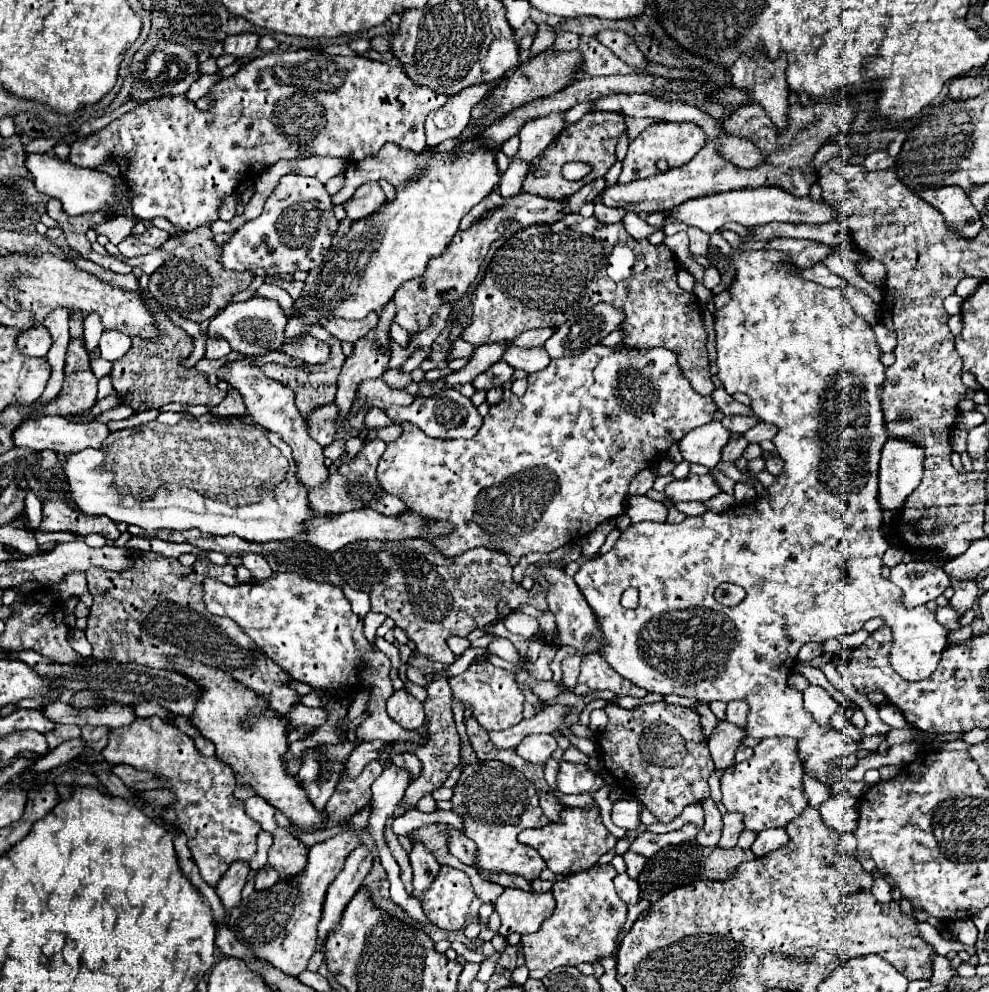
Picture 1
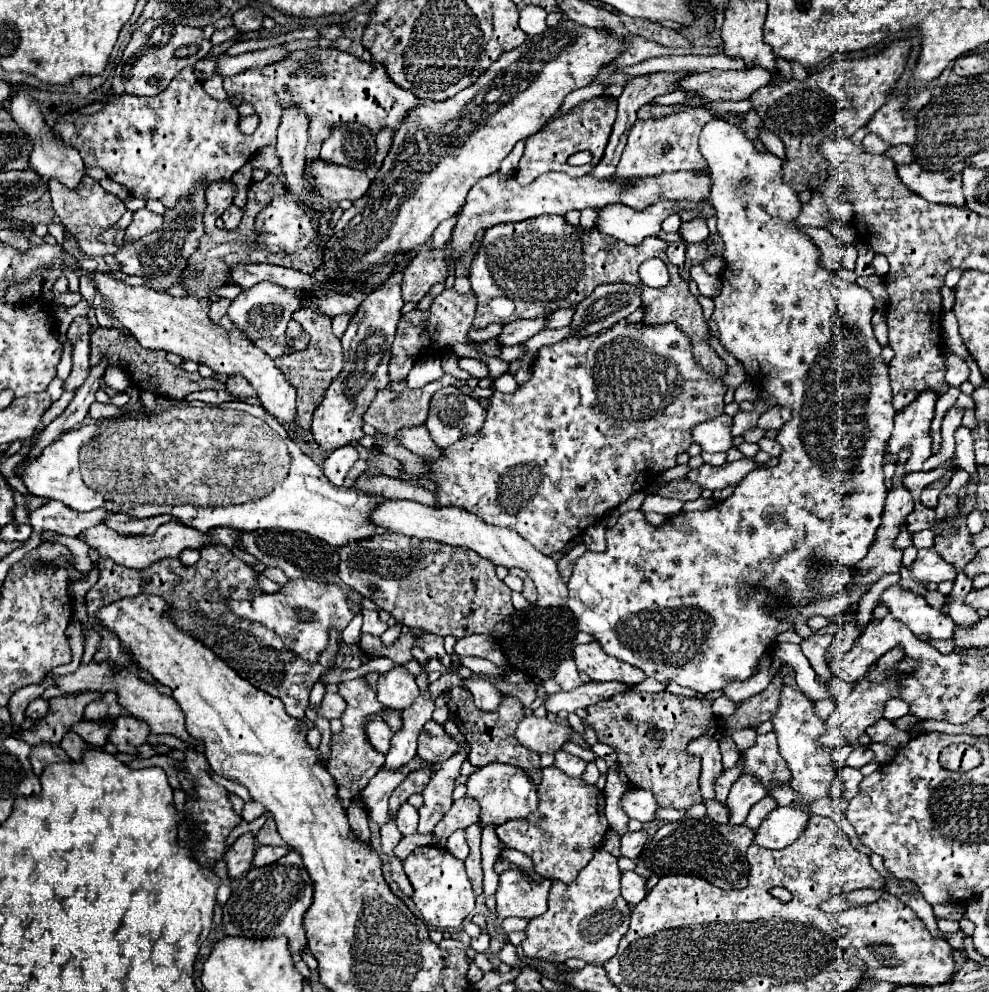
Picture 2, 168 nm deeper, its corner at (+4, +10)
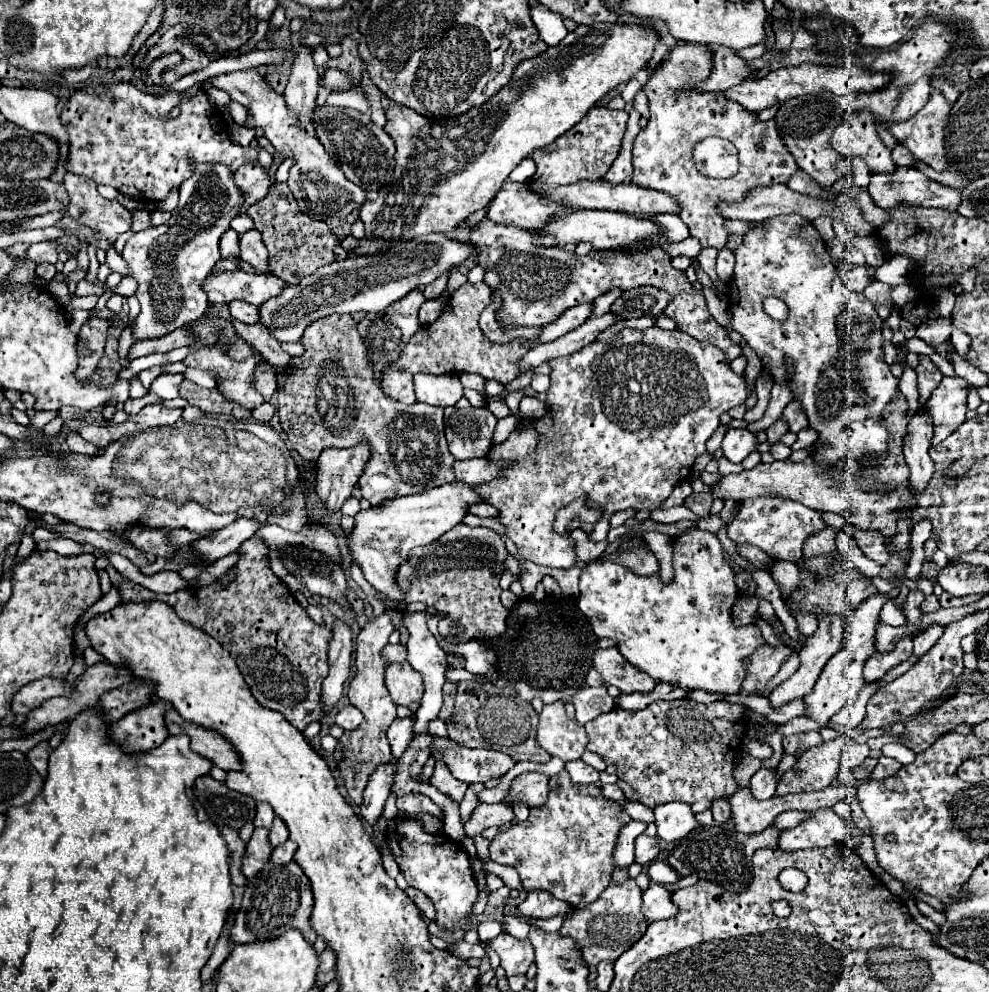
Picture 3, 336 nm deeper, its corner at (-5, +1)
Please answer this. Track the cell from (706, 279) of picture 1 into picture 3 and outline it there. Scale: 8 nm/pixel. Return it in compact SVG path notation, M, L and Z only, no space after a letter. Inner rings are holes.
M721 249L717 255L717 275L723 281L729 281L733 277L735 267L735 253L731 249Z

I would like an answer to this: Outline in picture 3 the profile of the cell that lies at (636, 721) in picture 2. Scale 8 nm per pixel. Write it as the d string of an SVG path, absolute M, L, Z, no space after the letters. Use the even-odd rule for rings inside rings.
M691 699L669 701L669 703L657 701L647 705L641 711L613 709L585 725L585 731L589 737L587 749L597 753L607 765L617 767L615 775L635 789L639 803L653 807L653 805L665 805L671 801L681 801L691 805L695 813L709 809L713 799L729 797L729 793L737 789L737 783L733 781L733 765L737 759L737 747L741 747L745 729L747 729L745 705L735 705L729 701L703 705Z

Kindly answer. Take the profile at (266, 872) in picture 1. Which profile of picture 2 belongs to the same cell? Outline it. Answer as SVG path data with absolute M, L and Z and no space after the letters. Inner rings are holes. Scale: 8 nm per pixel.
M258 846L256 848L256 856L254 856L254 868L262 868L268 866L276 860L280 860L288 850L286 848L278 848L278 846Z

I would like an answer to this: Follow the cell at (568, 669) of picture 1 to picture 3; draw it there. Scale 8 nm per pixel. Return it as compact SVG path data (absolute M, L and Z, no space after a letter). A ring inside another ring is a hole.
M585 687L581 689L575 697L573 697L573 705L575 705L575 717L581 725L593 721L595 717L609 713L615 707L613 697L609 697L607 687Z

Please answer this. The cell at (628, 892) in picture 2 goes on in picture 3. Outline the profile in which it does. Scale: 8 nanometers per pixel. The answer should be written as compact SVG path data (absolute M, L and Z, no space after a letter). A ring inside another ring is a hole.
M651 883L651 887L643 893L643 913L647 921L661 921L675 917L679 909L671 901L671 893L663 885Z

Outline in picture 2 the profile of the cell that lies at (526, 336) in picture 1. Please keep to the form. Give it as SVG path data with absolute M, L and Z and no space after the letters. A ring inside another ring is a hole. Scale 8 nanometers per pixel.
M572 308L556 310L554 314L548 316L546 328L566 328L566 324L570 324L570 318L572 318Z

